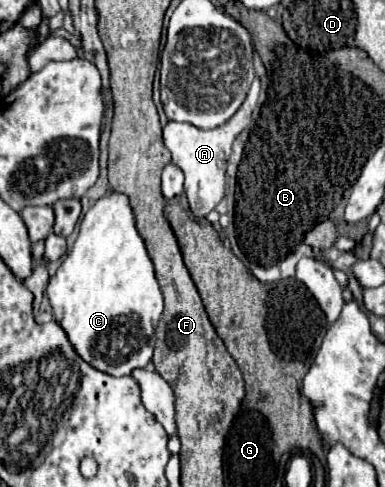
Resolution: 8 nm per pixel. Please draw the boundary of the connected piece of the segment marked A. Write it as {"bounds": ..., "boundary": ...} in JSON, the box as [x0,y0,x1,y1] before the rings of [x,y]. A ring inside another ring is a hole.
{"bounds":[163,81,259,217],"boundary":[[[253,81],[251,89],[247,93],[247,99],[239,107],[239,111],[221,127],[203,131],[203,129],[191,127],[191,123],[179,123],[179,121],[169,121],[163,127],[163,139],[165,139],[167,149],[173,155],[173,163],[179,165],[183,169],[183,173],[185,173],[185,193],[187,193],[187,199],[189,199],[191,213],[195,217],[205,217],[223,199],[223,193],[225,193],[225,169],[227,169],[227,159],[231,155],[231,145],[233,145],[235,137],[249,123],[251,111],[253,111],[253,107],[257,103],[257,95],[259,95],[259,81]]]}

